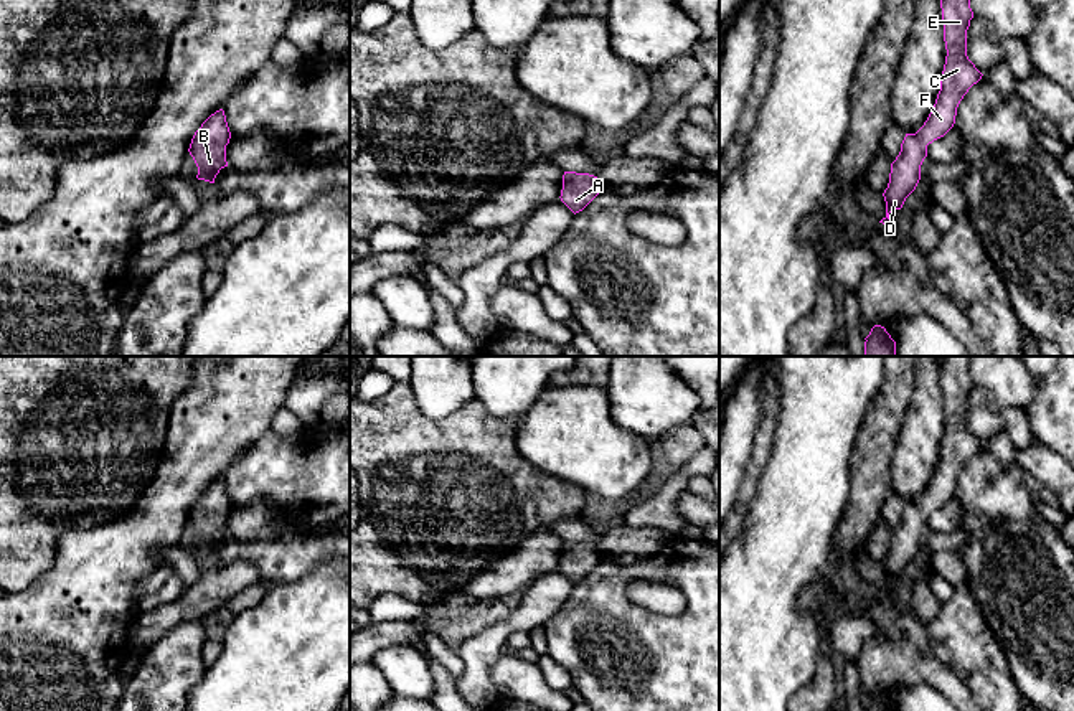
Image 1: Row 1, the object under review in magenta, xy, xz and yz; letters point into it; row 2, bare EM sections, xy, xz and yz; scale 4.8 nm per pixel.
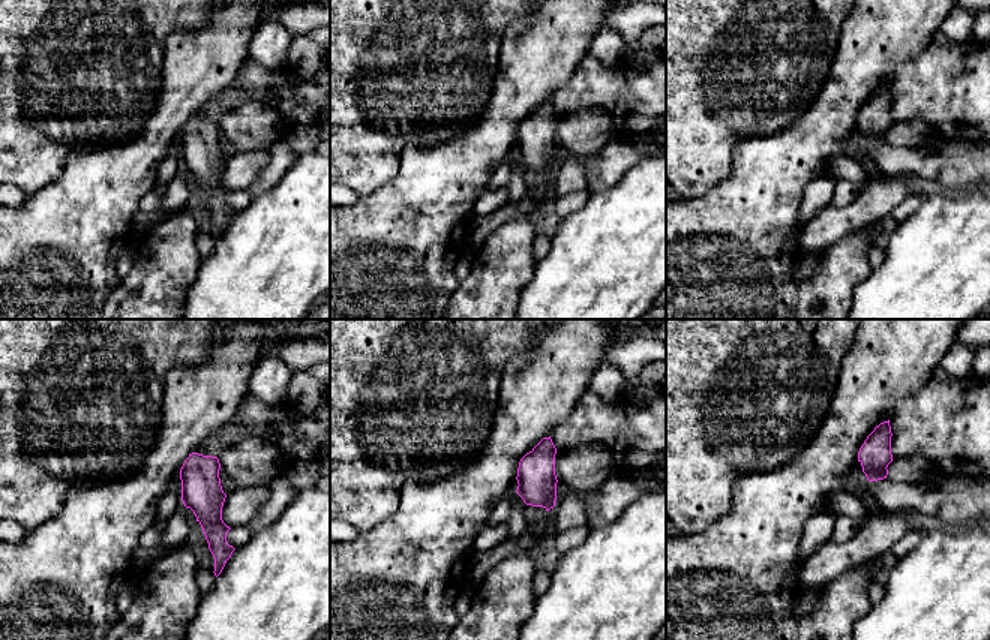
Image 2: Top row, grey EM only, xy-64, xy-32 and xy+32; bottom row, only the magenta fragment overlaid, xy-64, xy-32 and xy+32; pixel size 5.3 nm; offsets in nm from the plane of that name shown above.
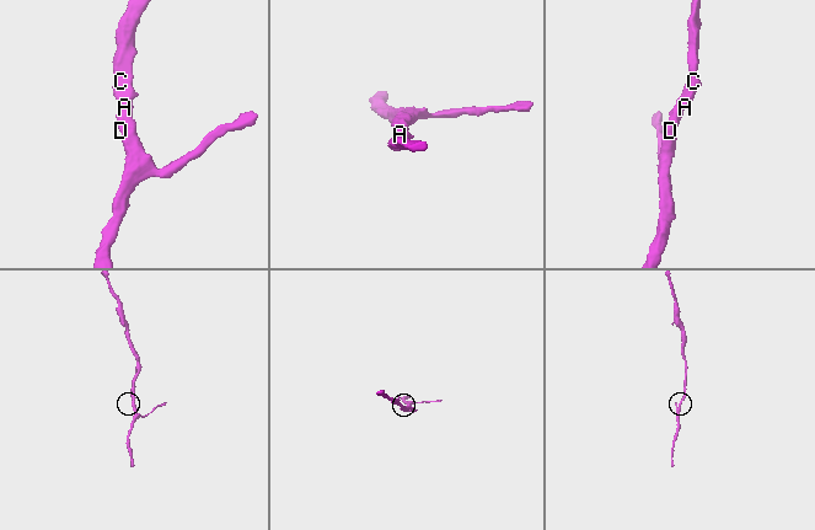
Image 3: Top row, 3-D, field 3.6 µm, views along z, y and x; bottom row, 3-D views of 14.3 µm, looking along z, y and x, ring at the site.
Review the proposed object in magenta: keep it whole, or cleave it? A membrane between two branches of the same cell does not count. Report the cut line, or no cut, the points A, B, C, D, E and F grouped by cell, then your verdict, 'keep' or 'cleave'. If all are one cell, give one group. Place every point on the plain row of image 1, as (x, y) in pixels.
no cut; A B C D E F; keep

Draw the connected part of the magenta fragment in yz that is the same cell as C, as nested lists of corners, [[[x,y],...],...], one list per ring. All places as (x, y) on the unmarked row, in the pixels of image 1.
[[[942,356],[940,378],[947,419],[940,460],[924,495],[916,503],[906,503],[901,521],[891,533],[889,553],[883,563],[886,586],[879,591],[889,599],[889,582],[902,577],[921,549],[927,515],[954,497],[960,470],[983,445],[967,426],[967,399],[973,388],[970,356]]]

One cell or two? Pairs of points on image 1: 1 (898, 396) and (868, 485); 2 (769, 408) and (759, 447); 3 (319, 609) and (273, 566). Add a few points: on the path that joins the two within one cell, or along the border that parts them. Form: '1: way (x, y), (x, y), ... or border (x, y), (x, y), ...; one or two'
1: way (883, 418), (870, 464); one
2: way (769, 418), (764, 437); one
3: border (322, 561), (297, 579), (271, 584); two

